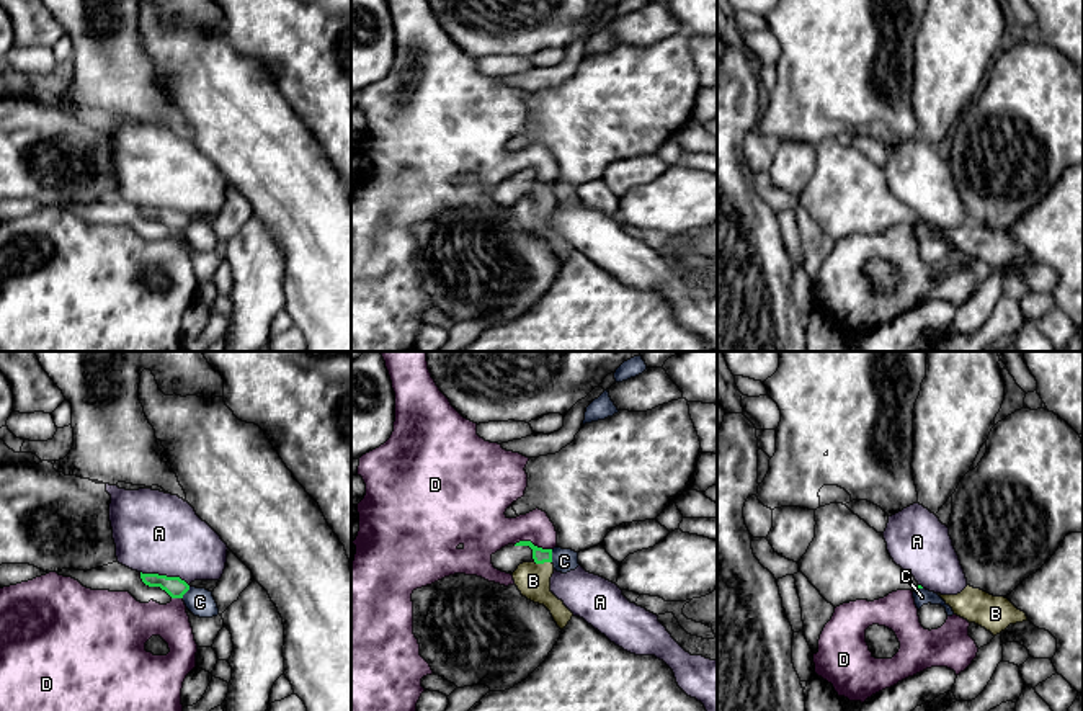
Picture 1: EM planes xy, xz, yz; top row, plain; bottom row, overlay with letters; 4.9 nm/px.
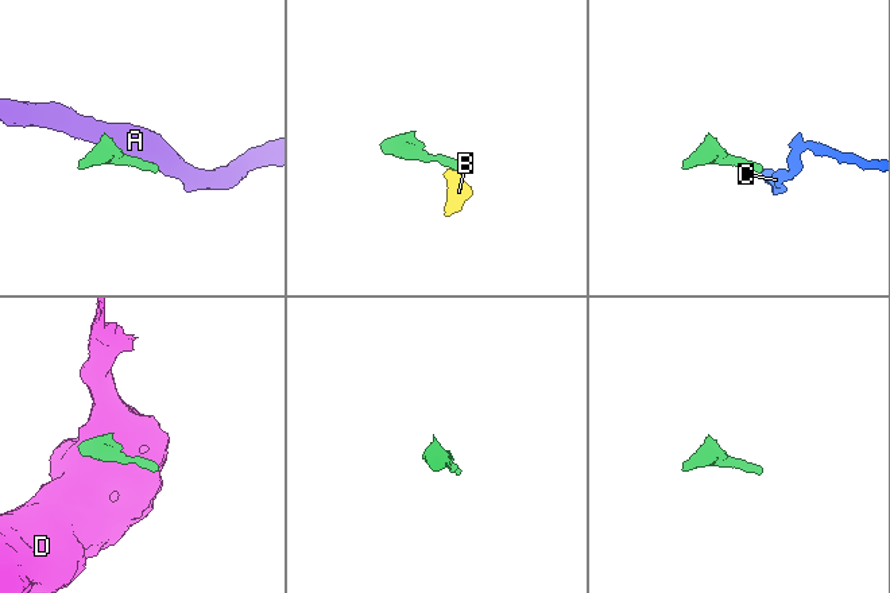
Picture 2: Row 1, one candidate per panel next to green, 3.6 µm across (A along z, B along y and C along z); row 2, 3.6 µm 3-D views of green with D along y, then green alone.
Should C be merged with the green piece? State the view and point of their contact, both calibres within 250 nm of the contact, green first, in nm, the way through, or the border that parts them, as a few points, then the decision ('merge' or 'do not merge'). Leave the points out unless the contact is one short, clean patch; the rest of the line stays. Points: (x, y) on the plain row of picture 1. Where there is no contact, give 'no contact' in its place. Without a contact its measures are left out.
contact xz (551, 190); calibres 70 and 120 nm; border xz (551, 183), (552, 195); do not merge

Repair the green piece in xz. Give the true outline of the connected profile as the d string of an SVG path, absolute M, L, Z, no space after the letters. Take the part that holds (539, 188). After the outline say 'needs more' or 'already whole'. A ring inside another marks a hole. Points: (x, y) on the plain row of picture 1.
M519 175L515 180L529 180L533 183L533 196L523 196L511 208L515 219L528 234L544 239L557 260L564 263L573 247L550 226L550 211L554 208L552 183L542 183L531 175Z; needs more

